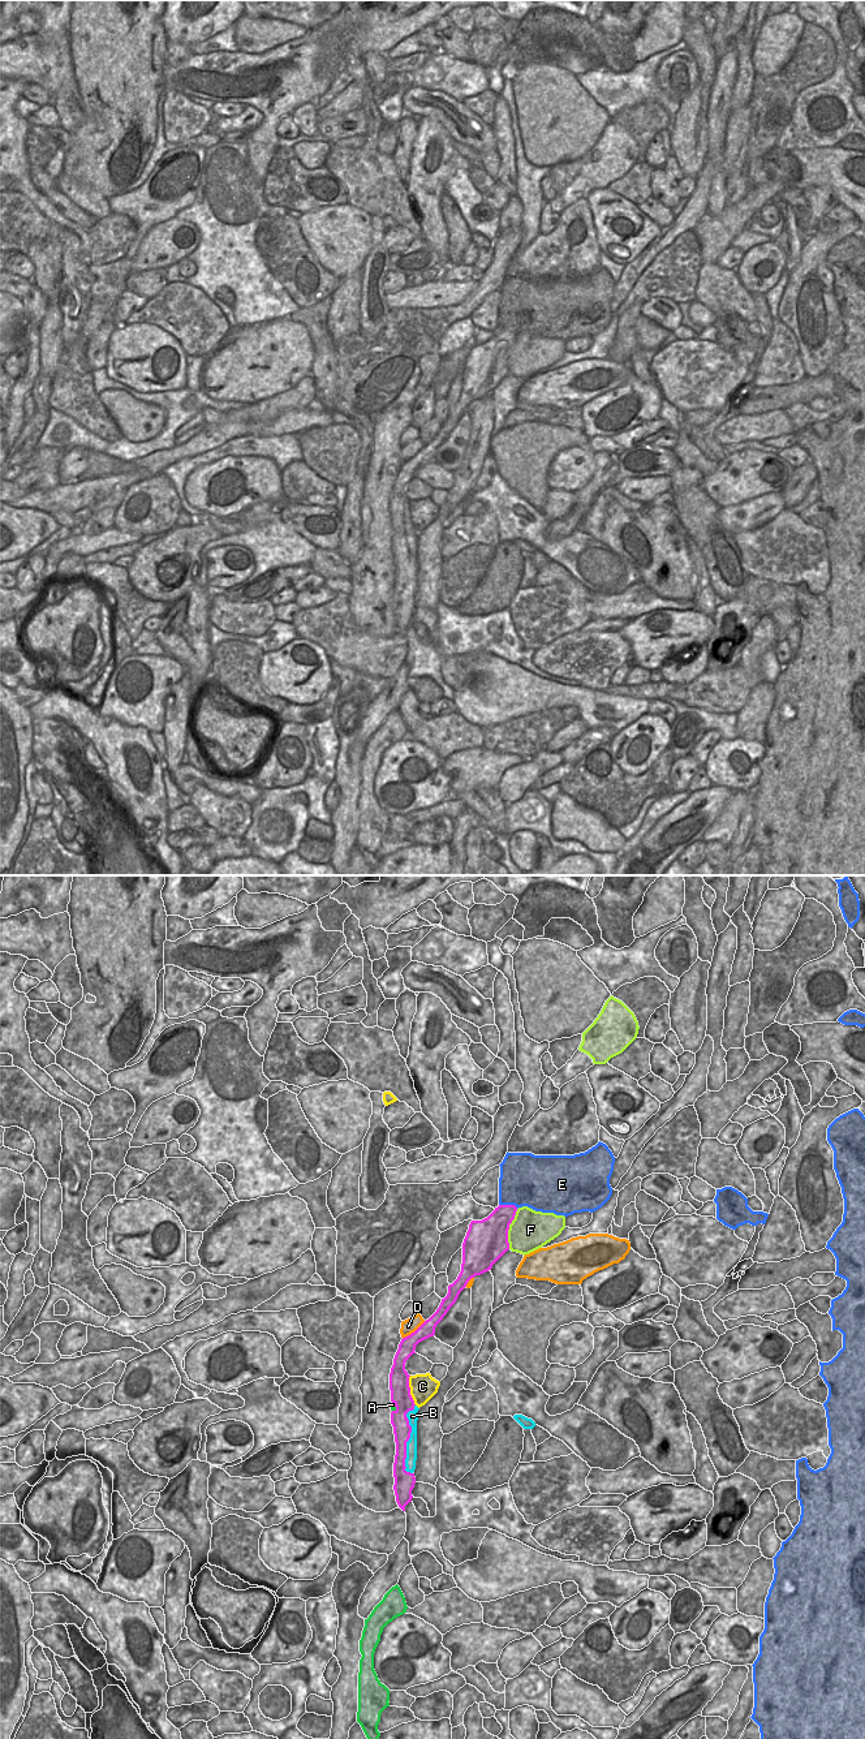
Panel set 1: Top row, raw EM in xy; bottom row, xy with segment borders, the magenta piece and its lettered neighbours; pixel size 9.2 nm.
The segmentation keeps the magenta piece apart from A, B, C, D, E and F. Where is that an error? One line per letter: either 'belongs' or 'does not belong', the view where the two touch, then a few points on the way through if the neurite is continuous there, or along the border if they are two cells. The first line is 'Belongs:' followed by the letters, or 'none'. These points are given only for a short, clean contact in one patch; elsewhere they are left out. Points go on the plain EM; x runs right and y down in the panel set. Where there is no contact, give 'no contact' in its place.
Belongs: none
A: does not belong; contact in xy
B: does not belong; contact in xy
C: does not belong; contact in xy; border xy (409, 500), (409, 519), (416, 529)
D: does not belong; contact in xy
E: does not belong; contact in xy
F: does not belong; contact in xy

